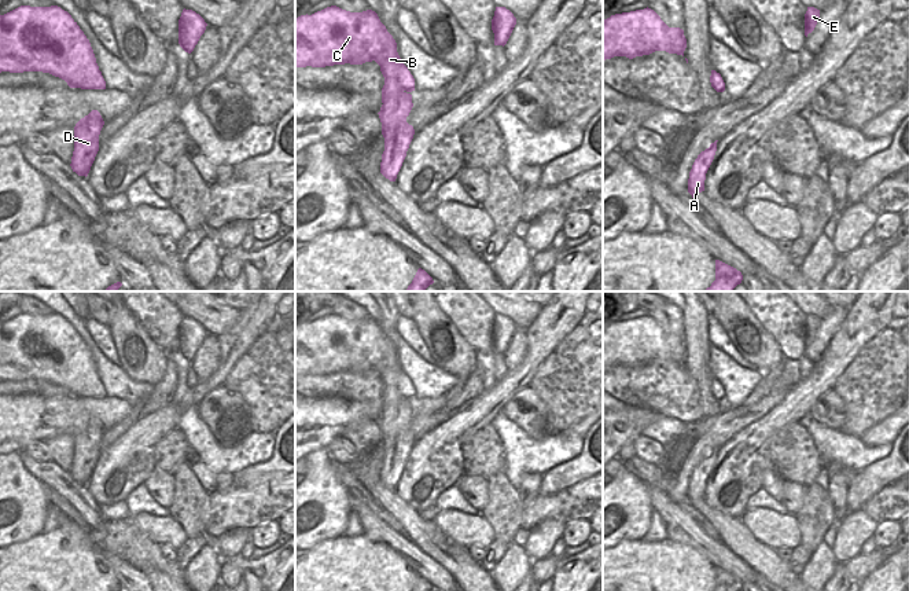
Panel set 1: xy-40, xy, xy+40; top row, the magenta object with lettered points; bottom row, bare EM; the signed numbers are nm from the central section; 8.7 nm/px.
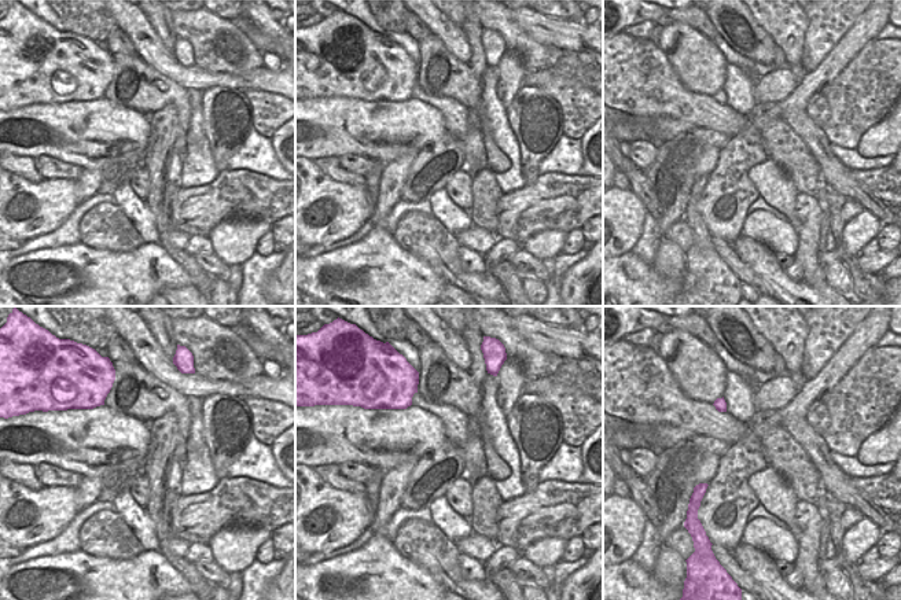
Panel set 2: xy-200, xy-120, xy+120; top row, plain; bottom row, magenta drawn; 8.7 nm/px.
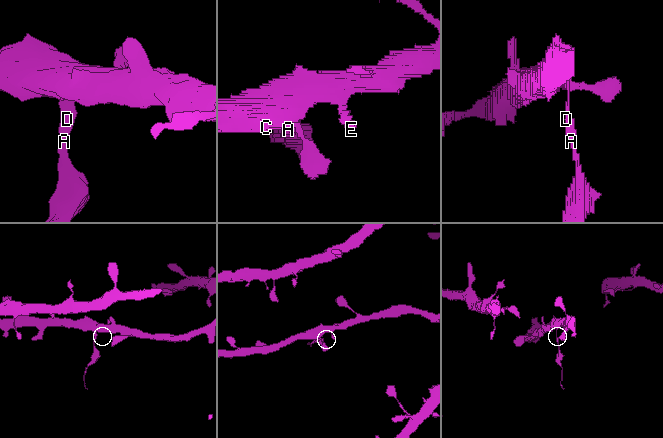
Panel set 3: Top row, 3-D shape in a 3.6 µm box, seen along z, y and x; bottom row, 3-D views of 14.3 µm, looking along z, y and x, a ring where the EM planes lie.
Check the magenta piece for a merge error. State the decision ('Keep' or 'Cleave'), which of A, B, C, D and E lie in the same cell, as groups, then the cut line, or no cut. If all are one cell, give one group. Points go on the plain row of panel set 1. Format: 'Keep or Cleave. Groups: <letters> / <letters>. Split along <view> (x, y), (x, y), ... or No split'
Cleave. Groups: A D / B C E. Split along xy (403, 397), (398, 411), (389, 418)

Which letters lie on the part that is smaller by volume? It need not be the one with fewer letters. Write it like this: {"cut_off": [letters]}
{"cut_off": ["A", "D"]}

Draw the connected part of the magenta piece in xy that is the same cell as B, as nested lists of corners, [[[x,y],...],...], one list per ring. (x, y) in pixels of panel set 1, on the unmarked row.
[[[331,313],[295,326],[295,375],[363,372],[372,368],[380,374],[384,385],[382,411],[394,418],[402,399],[415,399],[415,386],[375,319],[350,320]]]

